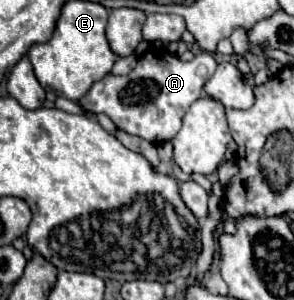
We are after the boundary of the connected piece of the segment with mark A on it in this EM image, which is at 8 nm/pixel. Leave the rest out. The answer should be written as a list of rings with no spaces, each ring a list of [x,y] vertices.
[[[145,51],[129,75],[105,75],[81,99],[81,105],[95,113],[105,113],[117,129],[147,139],[153,145],[171,141],[181,129],[181,117],[201,97],[201,87],[213,75],[217,63],[211,53],[197,53],[193,61],[181,61],[169,51]]]

